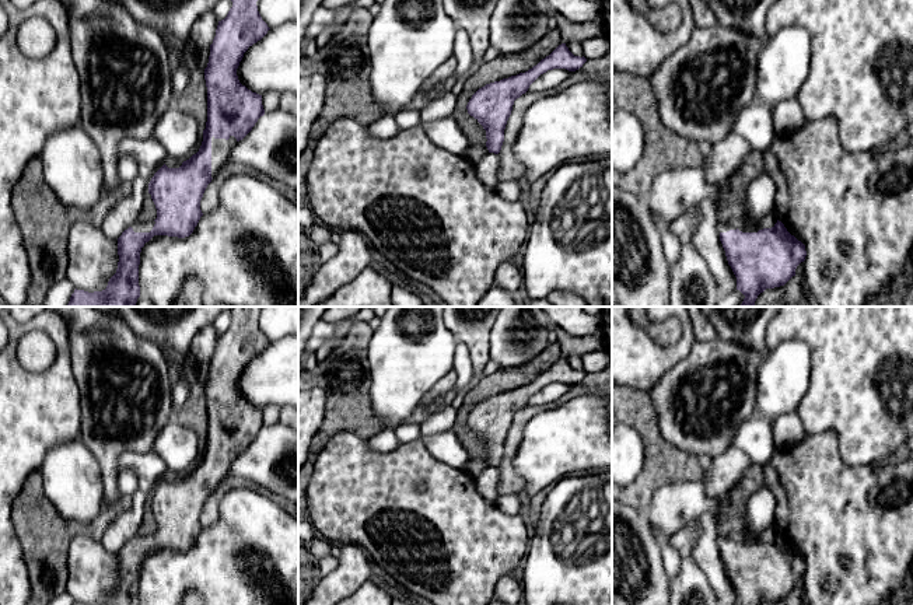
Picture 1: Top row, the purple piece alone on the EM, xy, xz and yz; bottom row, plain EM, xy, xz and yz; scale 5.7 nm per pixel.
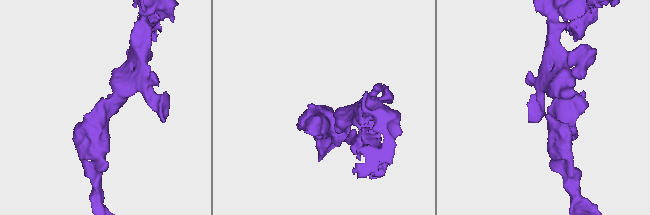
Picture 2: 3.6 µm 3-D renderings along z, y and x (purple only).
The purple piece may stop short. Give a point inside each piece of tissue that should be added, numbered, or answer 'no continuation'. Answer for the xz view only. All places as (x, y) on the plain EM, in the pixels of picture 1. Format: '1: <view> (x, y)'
no continuation

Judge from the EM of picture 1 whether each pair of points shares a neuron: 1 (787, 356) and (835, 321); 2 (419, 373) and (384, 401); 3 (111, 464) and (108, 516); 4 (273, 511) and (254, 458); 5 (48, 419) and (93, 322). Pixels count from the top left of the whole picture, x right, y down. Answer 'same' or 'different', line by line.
1: different
2: same
3: different
4: different
5: different

